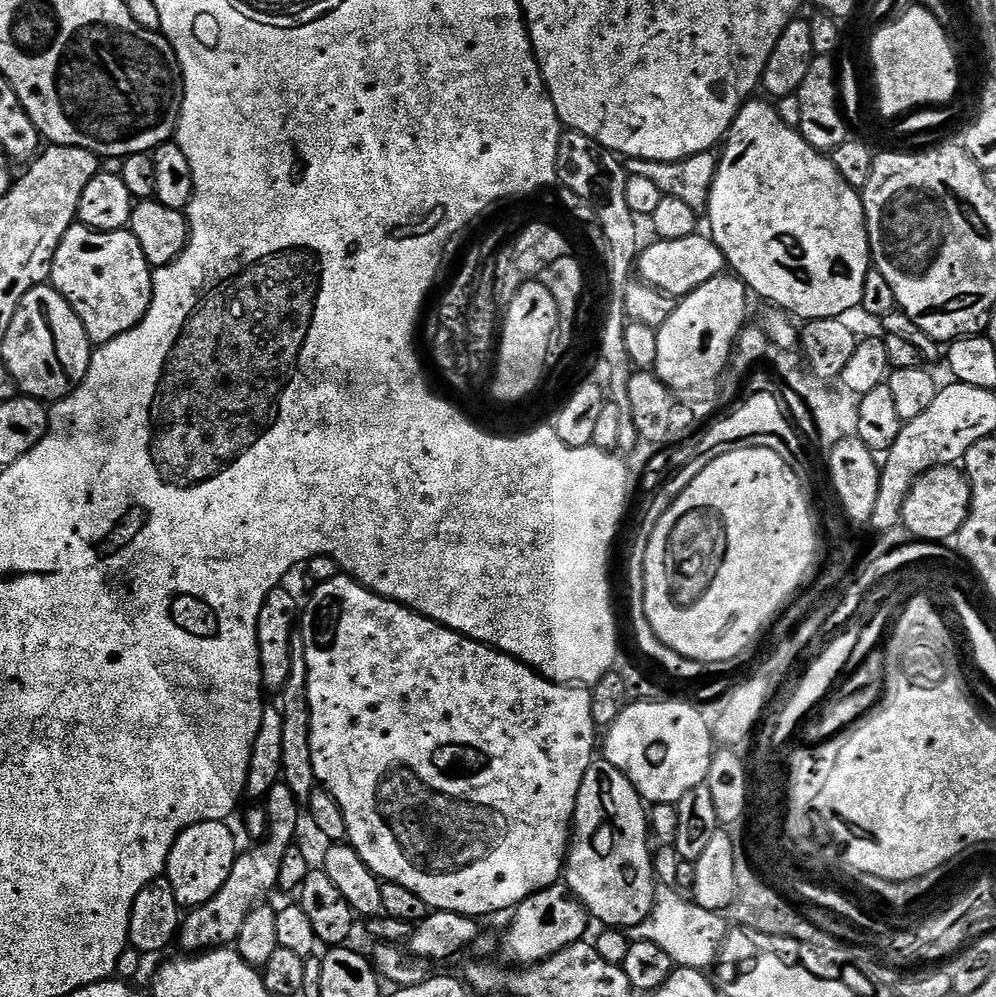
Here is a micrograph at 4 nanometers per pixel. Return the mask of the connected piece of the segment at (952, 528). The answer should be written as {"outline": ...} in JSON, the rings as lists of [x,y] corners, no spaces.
{"outline":[[[949,466],[947,468],[935,468],[926,473],[916,485],[910,490],[910,494],[904,503],[904,514],[902,517],[903,527],[908,527],[909,537],[920,542],[948,542],[948,540],[959,533],[960,528],[968,517],[968,507],[972,504],[972,486],[968,482],[967,475],[959,467]]]}

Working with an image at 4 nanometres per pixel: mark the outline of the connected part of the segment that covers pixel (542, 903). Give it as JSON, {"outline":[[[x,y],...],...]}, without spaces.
{"outline":[[[557,882],[550,887],[528,896],[513,911],[512,922],[504,941],[500,944],[500,952],[507,963],[512,966],[538,964],[548,957],[563,950],[566,946],[579,943],[590,925],[587,909],[572,893],[572,889],[564,882]]]}

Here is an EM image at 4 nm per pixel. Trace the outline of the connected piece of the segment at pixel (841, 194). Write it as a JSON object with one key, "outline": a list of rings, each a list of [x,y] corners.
{"outline":[[[749,99],[740,107],[734,122],[728,128],[728,135],[722,141],[724,152],[719,153],[720,161],[716,167],[706,209],[708,224],[712,227],[710,238],[722,250],[727,267],[739,276],[755,295],[757,292],[762,299],[769,300],[772,303],[769,305],[775,306],[793,317],[801,316],[801,321],[804,322],[847,317],[849,315],[847,312],[857,311],[860,308],[862,286],[866,286],[866,274],[870,267],[868,227],[864,221],[864,202],[861,193],[857,189],[851,188],[846,182],[846,178],[842,178],[842,174],[838,174],[838,170],[825,153],[810,146],[810,142],[806,142],[806,138],[799,130],[786,126],[786,122],[782,122],[775,103],[769,102],[767,99],[764,99],[765,101],[756,99]]]}

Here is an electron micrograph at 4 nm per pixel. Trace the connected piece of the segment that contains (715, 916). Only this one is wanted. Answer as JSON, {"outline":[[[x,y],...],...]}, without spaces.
{"outline":[[[660,886],[657,887],[656,901],[652,903],[650,914],[641,924],[630,929],[630,936],[632,940],[654,942],[654,946],[666,950],[673,965],[708,970],[715,965],[720,950],[730,935],[729,921],[724,919],[721,913],[702,910],[702,906],[695,904],[675,887]]]}

